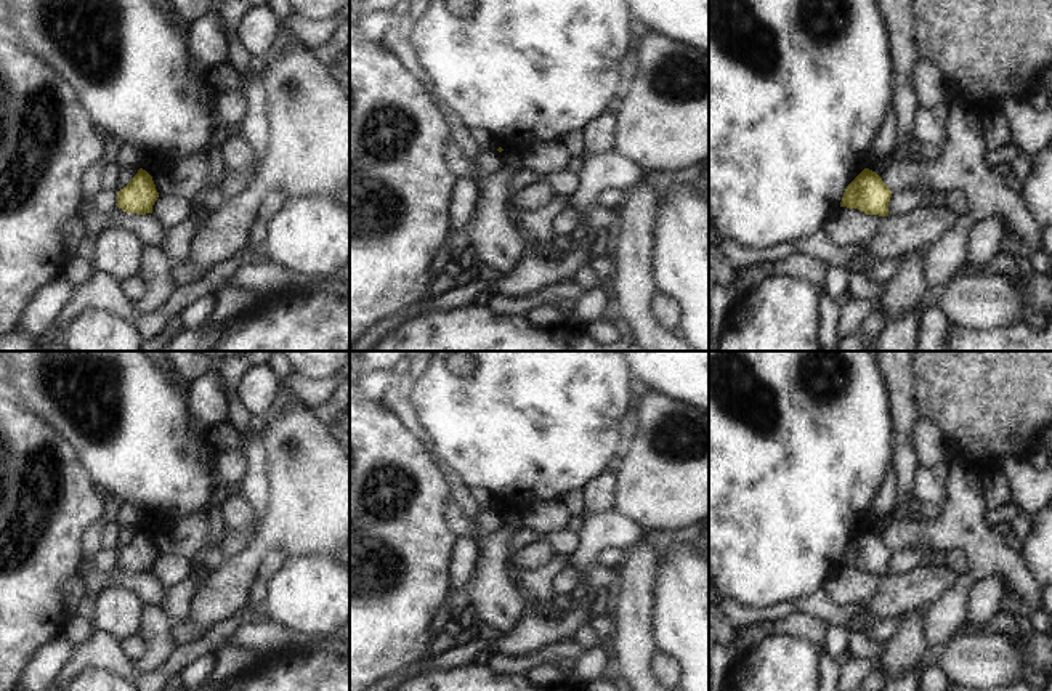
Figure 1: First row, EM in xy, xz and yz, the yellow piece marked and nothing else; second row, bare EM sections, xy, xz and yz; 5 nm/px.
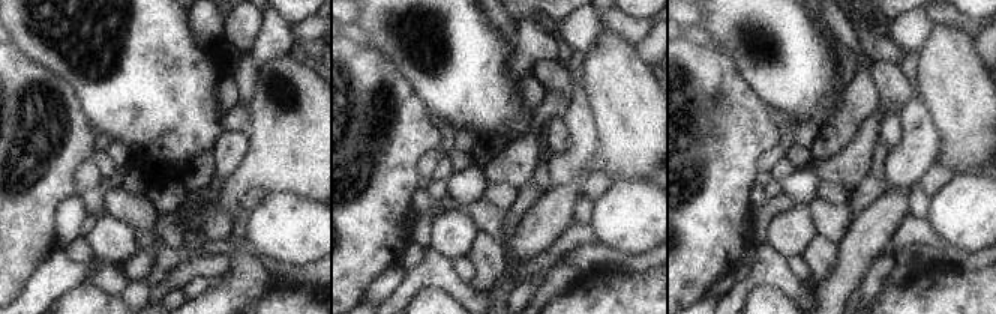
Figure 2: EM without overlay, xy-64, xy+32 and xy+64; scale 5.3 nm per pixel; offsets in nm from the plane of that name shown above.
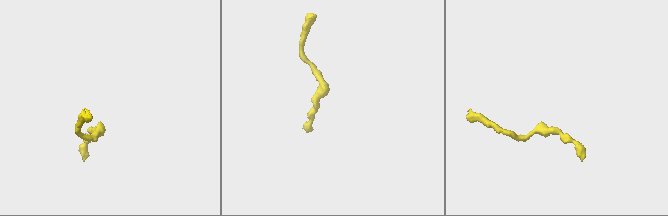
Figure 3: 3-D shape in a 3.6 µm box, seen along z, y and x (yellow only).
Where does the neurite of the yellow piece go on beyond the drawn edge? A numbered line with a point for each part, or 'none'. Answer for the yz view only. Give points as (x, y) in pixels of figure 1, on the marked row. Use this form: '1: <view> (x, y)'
none

